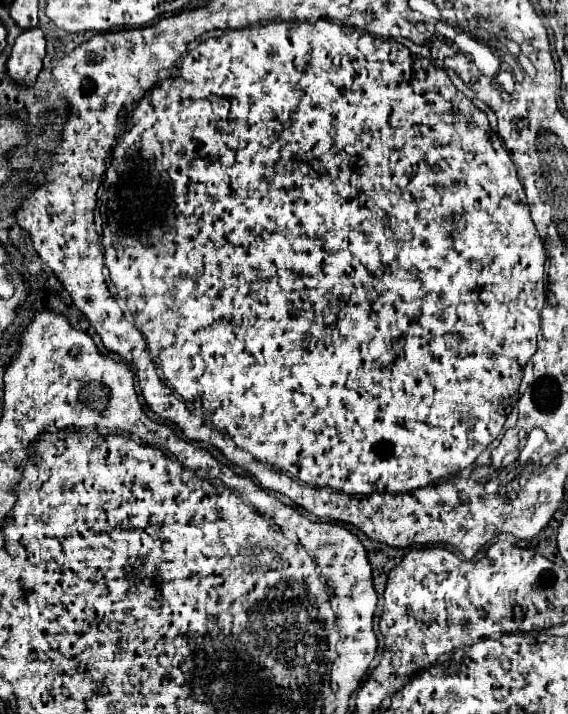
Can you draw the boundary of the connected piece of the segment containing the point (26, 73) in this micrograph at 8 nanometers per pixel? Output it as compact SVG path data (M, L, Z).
M34 27L34 29L24 31L16 39L10 59L6 63L8 77L12 77L16 85L32 87L42 69L44 55L46 55L46 39L44 39L42 29Z

